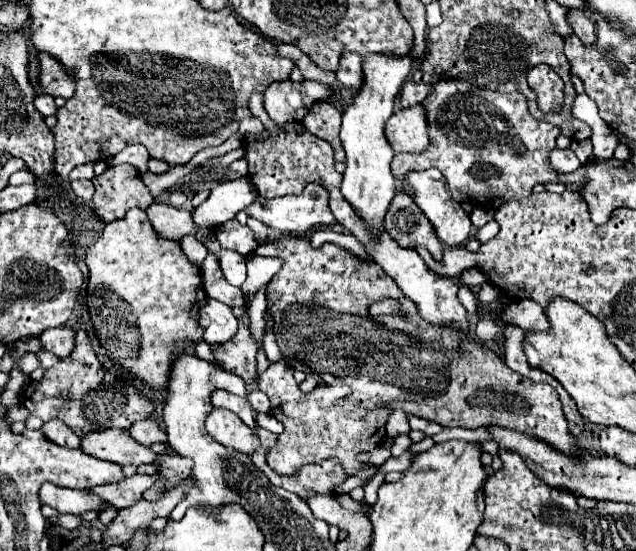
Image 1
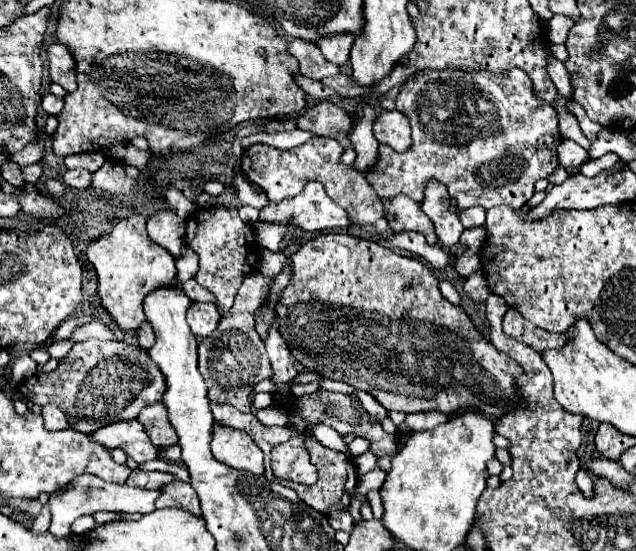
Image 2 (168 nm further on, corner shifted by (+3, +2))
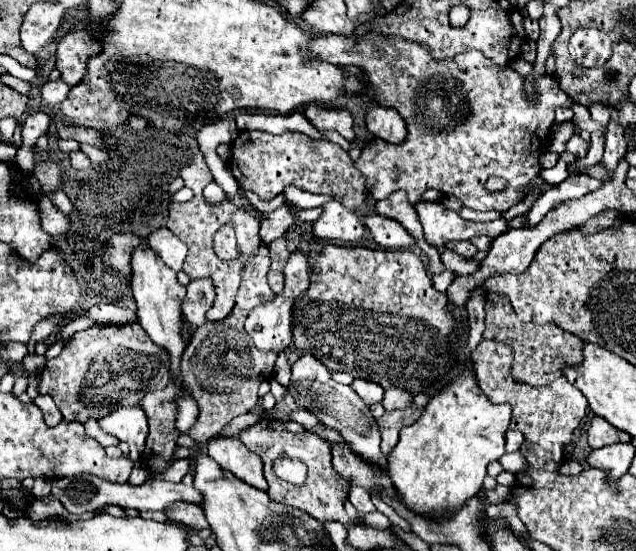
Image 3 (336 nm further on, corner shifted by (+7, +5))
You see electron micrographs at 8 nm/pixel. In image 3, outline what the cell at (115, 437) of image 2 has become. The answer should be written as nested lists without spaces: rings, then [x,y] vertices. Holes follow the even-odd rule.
[[[140,406],[116,408],[108,416],[100,418],[100,428],[130,446],[130,458],[140,460],[144,440],[148,434],[148,420]]]

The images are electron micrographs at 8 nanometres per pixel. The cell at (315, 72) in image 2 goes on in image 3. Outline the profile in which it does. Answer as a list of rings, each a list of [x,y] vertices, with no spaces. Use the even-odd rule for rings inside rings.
[[[366,32],[356,44],[352,36],[314,36],[310,40],[310,52],[316,60],[324,60],[336,66],[360,66],[372,88],[372,96],[378,106],[394,108],[408,126],[408,136],[402,144],[388,144],[382,140],[372,142],[362,150],[362,156],[354,162],[356,168],[366,176],[366,188],[374,200],[382,200],[396,190],[404,190],[412,204],[418,202],[420,194],[434,188],[440,194],[450,194],[462,200],[466,208],[478,212],[506,212],[520,202],[520,188],[530,184],[540,172],[538,160],[546,150],[546,134],[554,122],[554,110],[558,106],[572,106],[570,96],[560,90],[554,76],[544,74],[536,84],[536,102],[528,100],[522,84],[524,78],[510,66],[498,66],[490,58],[482,56],[478,50],[466,50],[454,58],[436,60],[426,50],[426,44],[406,40],[402,36],[384,36],[378,32]],[[490,176],[502,176],[508,186],[506,192],[486,192],[482,188],[484,180]]]

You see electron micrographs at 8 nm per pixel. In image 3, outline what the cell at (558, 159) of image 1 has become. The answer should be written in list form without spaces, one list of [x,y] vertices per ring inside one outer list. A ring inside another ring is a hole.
[[[574,134],[574,136],[568,140],[568,146],[566,146],[566,150],[572,152],[572,154],[576,154],[578,158],[584,158],[586,152],[588,152],[588,148],[590,148],[590,144],[588,144],[582,136],[578,136],[578,134]]]

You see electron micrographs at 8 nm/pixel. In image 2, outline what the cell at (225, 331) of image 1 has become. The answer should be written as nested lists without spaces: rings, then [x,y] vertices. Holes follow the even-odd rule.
[[[192,303],[192,307],[188,309],[188,325],[198,339],[214,333],[218,329],[220,317],[222,315],[212,303]]]

